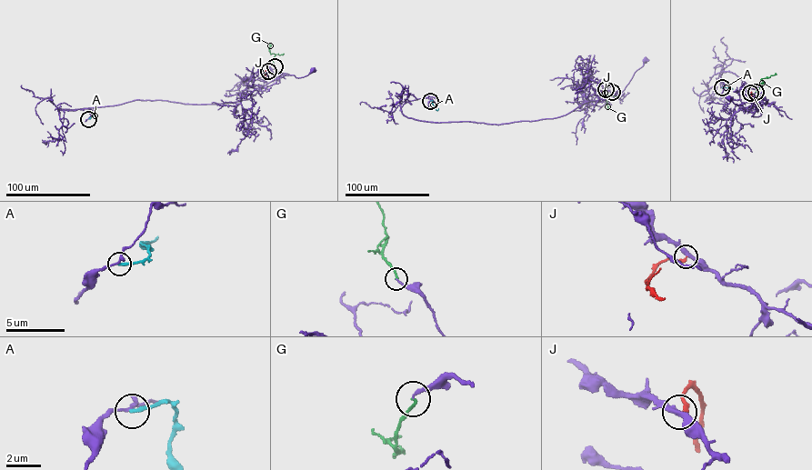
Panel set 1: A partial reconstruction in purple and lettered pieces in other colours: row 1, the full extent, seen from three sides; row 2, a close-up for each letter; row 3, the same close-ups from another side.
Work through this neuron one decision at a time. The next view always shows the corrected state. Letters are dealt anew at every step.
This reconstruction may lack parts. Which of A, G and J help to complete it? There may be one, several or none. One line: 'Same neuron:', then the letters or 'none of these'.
Same neuron: G

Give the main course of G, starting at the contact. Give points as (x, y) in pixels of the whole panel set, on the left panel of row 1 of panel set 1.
G: (275, 66), (275, 54), (269, 52), (269, 44)

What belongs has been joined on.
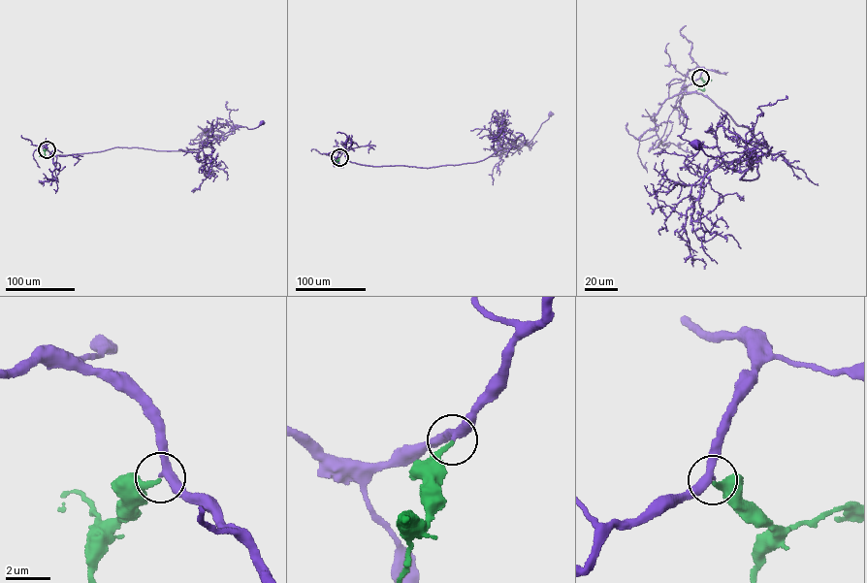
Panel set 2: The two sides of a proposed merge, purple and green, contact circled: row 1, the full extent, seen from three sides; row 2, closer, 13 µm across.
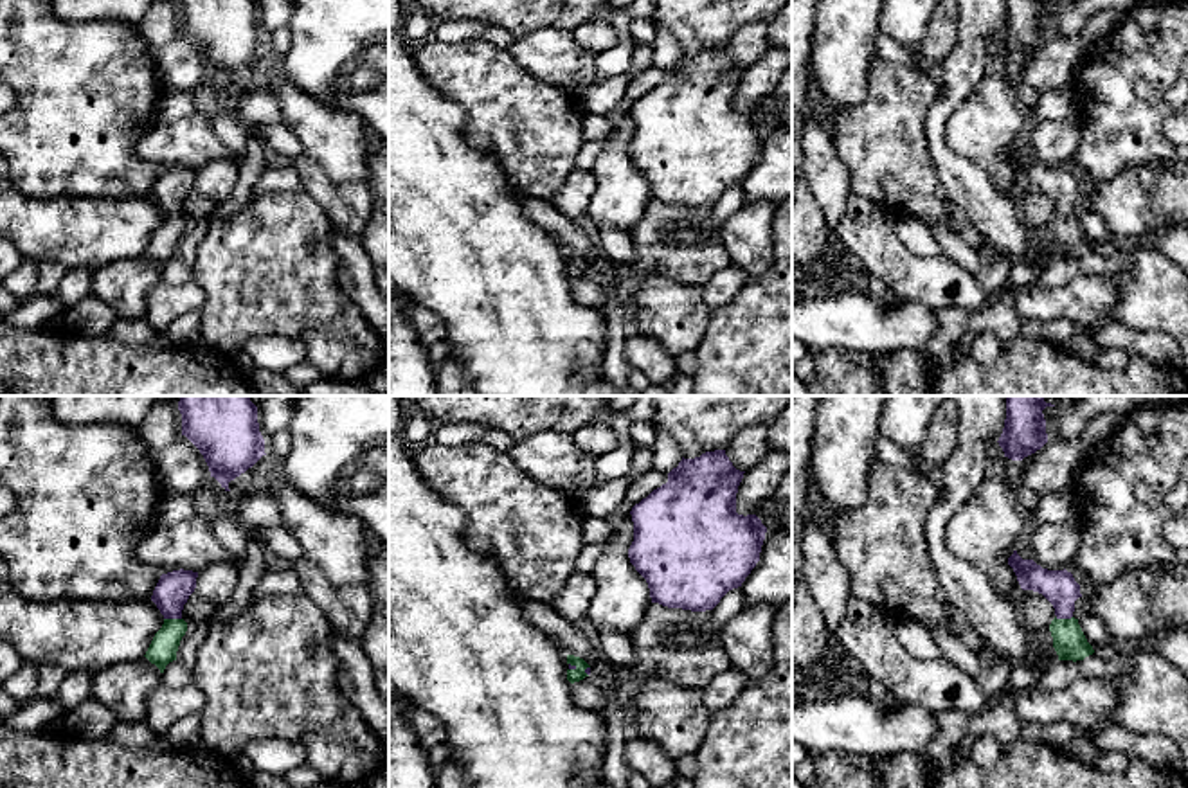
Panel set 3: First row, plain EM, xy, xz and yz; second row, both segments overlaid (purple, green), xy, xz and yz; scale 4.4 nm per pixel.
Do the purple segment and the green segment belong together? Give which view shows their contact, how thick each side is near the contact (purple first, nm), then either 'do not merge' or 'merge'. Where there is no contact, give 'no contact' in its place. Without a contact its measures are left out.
contact in xy; calibres 160 and 130 nm; merge

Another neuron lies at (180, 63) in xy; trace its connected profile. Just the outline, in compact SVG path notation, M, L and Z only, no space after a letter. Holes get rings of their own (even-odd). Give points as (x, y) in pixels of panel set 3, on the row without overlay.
M180 32L167 45L153 52L158 77L166 90L194 92L211 74L209 63L200 47Z

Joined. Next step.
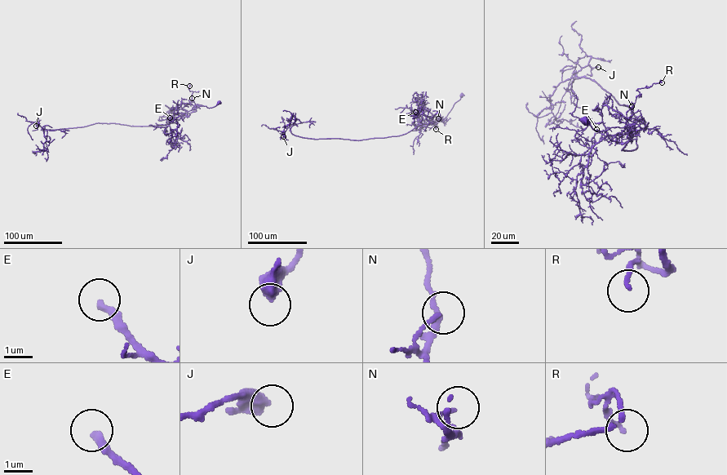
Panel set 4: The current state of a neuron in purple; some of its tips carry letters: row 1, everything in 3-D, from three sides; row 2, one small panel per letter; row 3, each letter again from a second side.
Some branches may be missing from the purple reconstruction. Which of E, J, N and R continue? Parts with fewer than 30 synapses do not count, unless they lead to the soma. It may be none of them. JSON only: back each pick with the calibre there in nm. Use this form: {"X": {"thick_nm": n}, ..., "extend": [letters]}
{"E": {"thick_nm": 280}, "extend": ["E"]}

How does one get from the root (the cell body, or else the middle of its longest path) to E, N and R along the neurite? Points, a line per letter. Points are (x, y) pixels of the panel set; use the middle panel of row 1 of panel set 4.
E: (462, 95), (446, 116), (432, 123), (418, 123), (419, 115), (415, 112)
N: (462, 95), (445, 117), (428, 124), (444, 121), (441, 117), (438, 118)
R: (462, 95), (445, 117), (428, 124), (436, 123), (441, 120), (443, 122), (441, 117), (435, 120), (436, 129)

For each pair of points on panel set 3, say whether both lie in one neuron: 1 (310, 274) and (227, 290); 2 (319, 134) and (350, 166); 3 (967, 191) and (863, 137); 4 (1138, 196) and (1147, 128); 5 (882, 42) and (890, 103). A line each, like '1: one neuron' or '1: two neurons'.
1: one neuron
2: one neuron
3: two neurons
4: two neurons
5: two neurons

